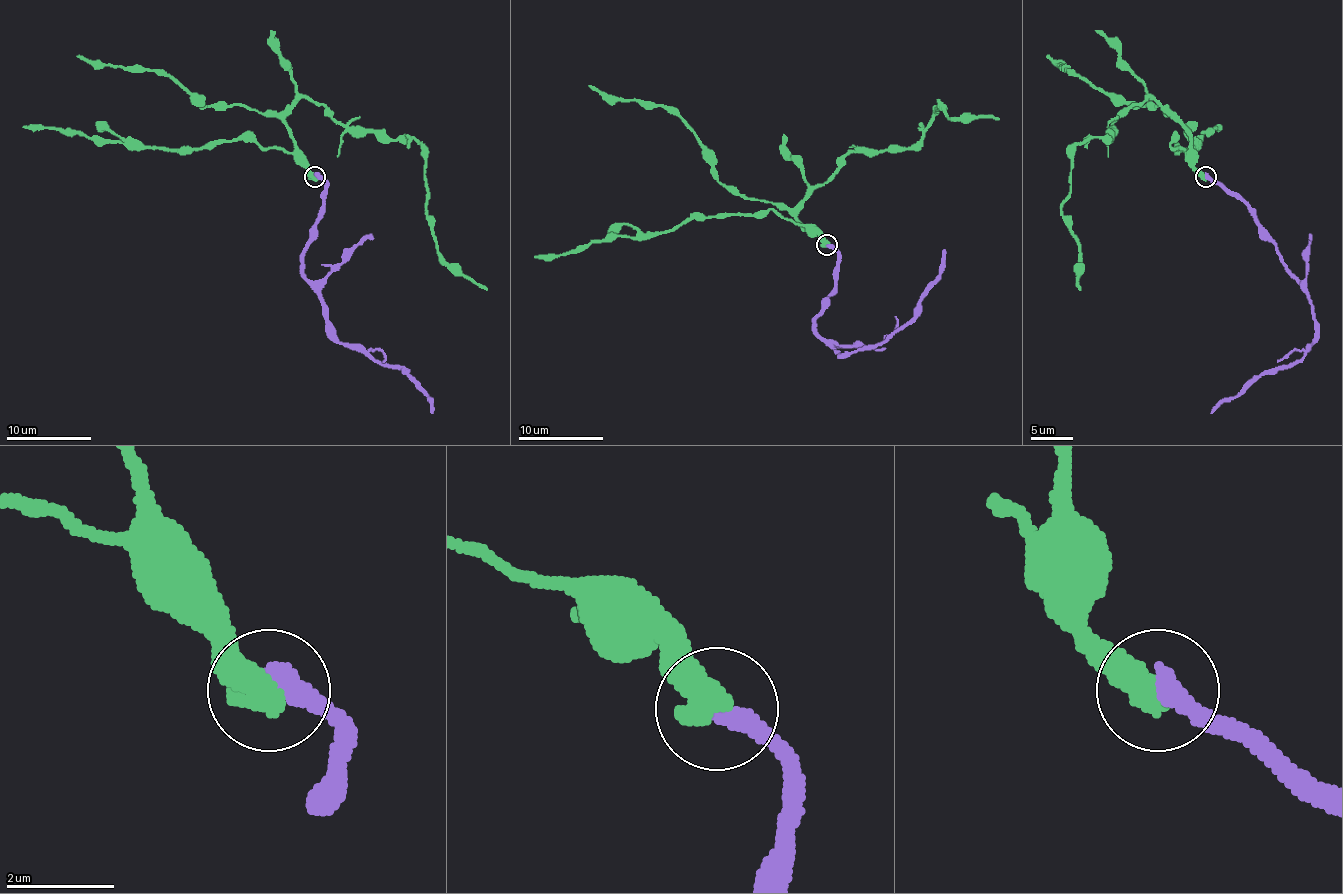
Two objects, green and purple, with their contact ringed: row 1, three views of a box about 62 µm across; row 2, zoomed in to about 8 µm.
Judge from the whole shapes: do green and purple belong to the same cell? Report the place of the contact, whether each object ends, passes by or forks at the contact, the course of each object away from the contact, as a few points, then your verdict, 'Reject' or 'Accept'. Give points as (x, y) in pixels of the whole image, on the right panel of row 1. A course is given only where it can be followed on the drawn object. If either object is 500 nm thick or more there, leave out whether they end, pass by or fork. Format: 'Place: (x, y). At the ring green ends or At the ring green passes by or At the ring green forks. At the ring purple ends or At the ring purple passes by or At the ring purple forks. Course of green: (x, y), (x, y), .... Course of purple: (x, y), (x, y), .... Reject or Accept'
Place: (1205, 176). Course of green: (1205, 177), (1192, 139), (1150, 97), (1114, 122), (1109, 139), (1082, 141), (1061, 213), (1078, 243), (1080, 289). Course of purple: (1205, 175), (1222, 183), (1249, 211), (1309, 298), (1315, 327), (1315, 340), (1294, 363), (1256, 376), (1211, 412). Accept

